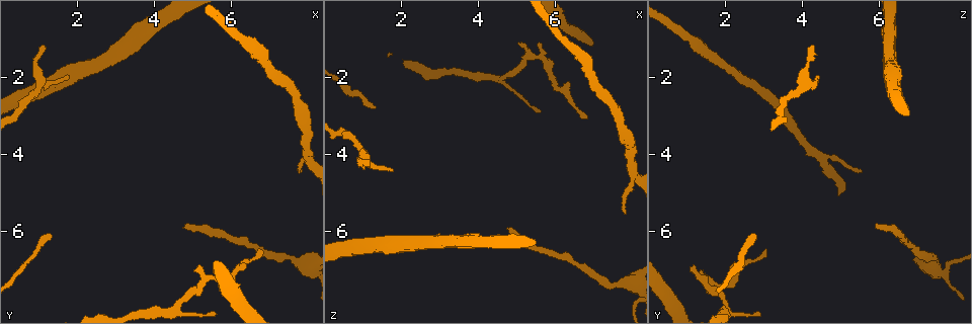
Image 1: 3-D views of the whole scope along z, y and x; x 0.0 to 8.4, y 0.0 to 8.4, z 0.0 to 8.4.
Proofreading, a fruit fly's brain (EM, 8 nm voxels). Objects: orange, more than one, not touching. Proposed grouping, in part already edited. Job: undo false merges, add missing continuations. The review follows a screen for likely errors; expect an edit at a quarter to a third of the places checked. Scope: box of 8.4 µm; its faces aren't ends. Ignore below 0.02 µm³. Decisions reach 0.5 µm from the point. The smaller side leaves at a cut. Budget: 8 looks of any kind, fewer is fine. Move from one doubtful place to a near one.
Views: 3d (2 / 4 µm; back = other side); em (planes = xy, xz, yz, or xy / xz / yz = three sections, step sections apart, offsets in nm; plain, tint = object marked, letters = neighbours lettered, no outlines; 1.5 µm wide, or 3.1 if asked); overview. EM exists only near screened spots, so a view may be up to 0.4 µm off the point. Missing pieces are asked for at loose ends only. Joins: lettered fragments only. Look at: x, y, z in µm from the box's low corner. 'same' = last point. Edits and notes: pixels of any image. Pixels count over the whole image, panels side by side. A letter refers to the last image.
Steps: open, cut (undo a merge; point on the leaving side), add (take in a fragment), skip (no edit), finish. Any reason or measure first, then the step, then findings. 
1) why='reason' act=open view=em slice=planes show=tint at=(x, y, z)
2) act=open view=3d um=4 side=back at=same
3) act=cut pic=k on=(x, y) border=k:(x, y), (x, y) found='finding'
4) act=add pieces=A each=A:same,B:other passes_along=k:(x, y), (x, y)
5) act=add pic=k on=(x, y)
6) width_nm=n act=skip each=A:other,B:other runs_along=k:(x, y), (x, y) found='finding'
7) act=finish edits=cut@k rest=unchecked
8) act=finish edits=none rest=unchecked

why='tapers out' act=open view=3d um=4 at=(4.90, 5.85, 5.95)

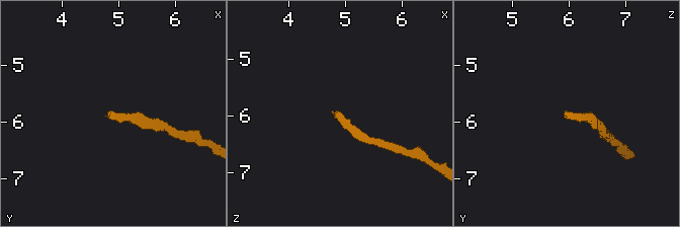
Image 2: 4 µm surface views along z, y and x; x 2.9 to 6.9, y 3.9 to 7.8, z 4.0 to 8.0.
act=open view=em slice=planes show=plain at=(4.85, 5.80, 5.95)

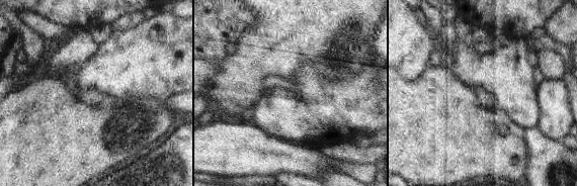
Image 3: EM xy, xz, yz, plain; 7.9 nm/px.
act=open view=em slice=planes show=letters at=same

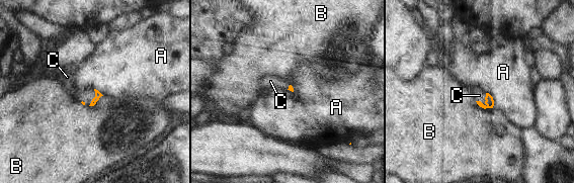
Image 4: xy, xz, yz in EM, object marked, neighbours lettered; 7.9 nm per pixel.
act=add pieces=C each=A:other,B:other,C:same passes_along=4:(489, 98), (482, 103), (479, 95) found='it goes on there'

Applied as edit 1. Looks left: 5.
why='thin end' act=open view=em slice=xy step=4 show=letters at=(1.85, 2.05, 4.40)

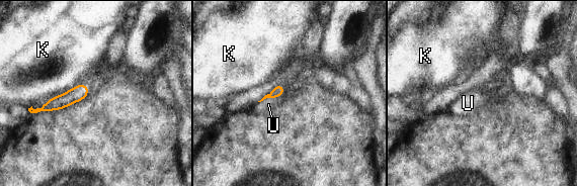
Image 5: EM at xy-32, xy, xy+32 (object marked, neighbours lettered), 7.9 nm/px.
why='cut it another way' act=open view=em slice=planes show=letters at=same

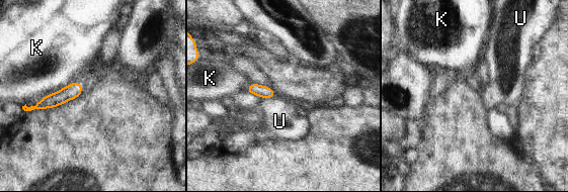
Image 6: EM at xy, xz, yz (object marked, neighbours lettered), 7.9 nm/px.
longest_contact=U:130nm act=skip each=K:other,U:other border=6:(276, 95), (261, 98) found='no lettered fragment goes on from it'

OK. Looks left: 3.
act=open view=3d um=2 side=back at=(5.50, 7.15, 1.45)

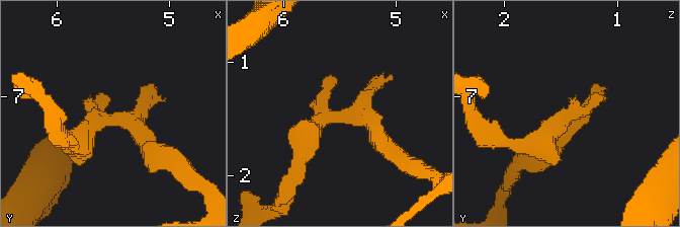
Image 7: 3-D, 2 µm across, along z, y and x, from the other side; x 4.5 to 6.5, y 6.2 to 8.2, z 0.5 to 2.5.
act=open view=em slice=planes show=letters at=(5.44, 7.22, 1.46)

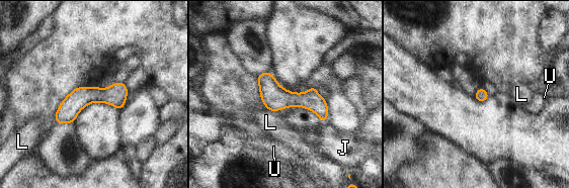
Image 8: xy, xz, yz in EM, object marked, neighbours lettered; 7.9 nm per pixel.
act=skip each=J:other,L:other,U:other border=8:(267, 109), (276, 111) found='one neuron here'

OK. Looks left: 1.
act=finish edits=add@4 rest=unchecked

